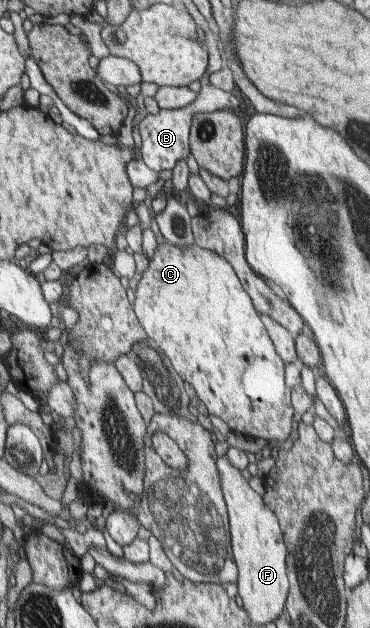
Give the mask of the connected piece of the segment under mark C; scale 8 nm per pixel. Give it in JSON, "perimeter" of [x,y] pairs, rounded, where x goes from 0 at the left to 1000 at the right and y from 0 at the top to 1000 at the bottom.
{"perimeter":[[[446,382],[435,390],[424,390],[414,412],[405,414],[403,424],[384,435],[384,441],[370,452],[365,479],[357,487],[400,537],[414,540],[441,557],[441,562],[457,568],[468,588],[489,599],[489,604],[522,615],[532,632],[554,642],[565,661],[597,666],[616,675],[619,683],[646,686],[654,691],[705,696],[705,699],[724,702],[751,701],[768,707],[778,705],[781,689],[792,683],[792,677],[786,677],[792,674],[786,670],[792,667],[792,648],[786,648],[786,619],[770,610],[770,578],[759,575],[757,564],[743,562],[746,551],[732,546],[735,540],[727,540],[727,533],[722,533],[722,527],[716,527],[716,521],[711,521],[711,514],[700,508],[700,497],[689,492],[678,471],[657,460],[649,443],[619,414],[527,389],[505,390],[505,393],[478,393]]]}

